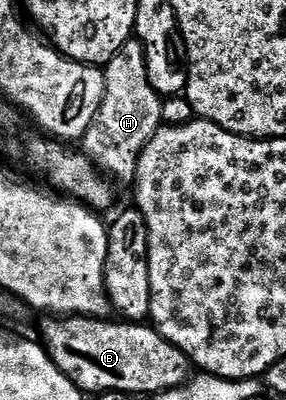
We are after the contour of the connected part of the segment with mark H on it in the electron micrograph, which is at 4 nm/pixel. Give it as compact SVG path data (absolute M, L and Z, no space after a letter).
M130 37L123 44L120 52L116 52L116 56L112 56L112 60L106 63L102 75L106 85L104 100L100 104L98 114L92 120L92 124L86 129L86 133L82 135L80 146L83 146L81 146L81 149L91 159L97 160L103 167L106 165L120 181L130 184L133 183L136 176L138 161L148 144L148 140L152 140L152 136L157 132L159 126L163 125L162 103L164 98L163 95L156 92L156 88L152 88L152 84L148 80L148 64L144 56L144 48L137 37Z

